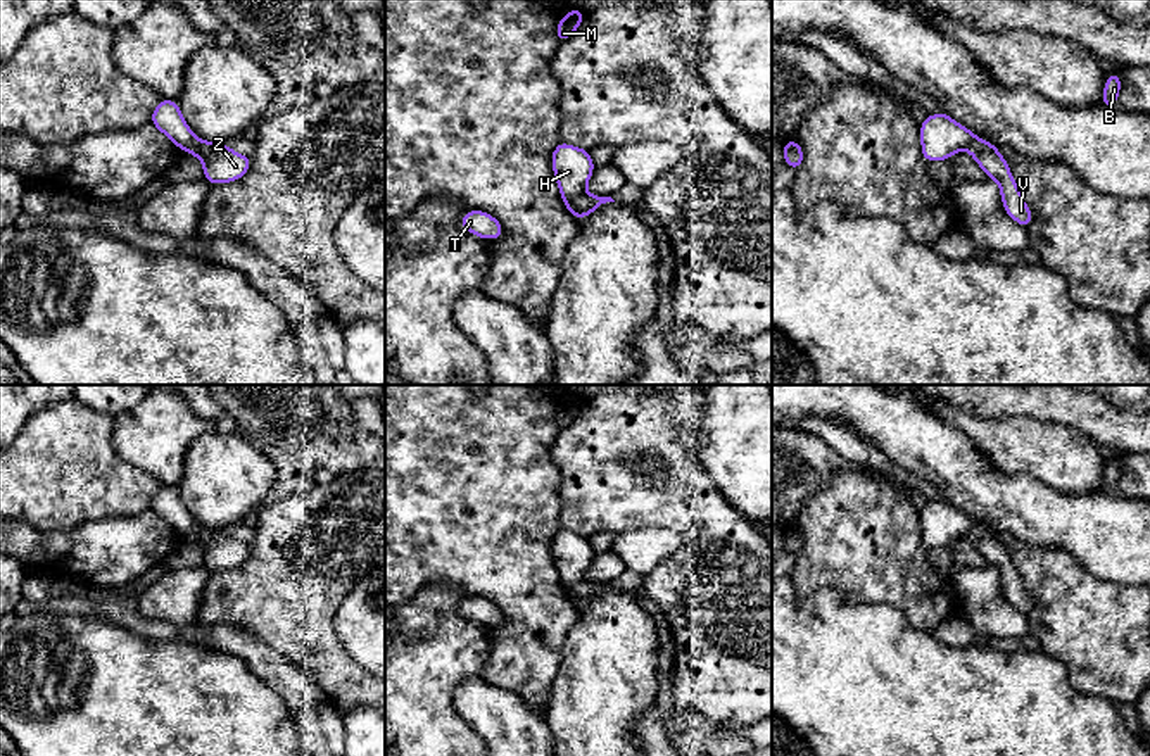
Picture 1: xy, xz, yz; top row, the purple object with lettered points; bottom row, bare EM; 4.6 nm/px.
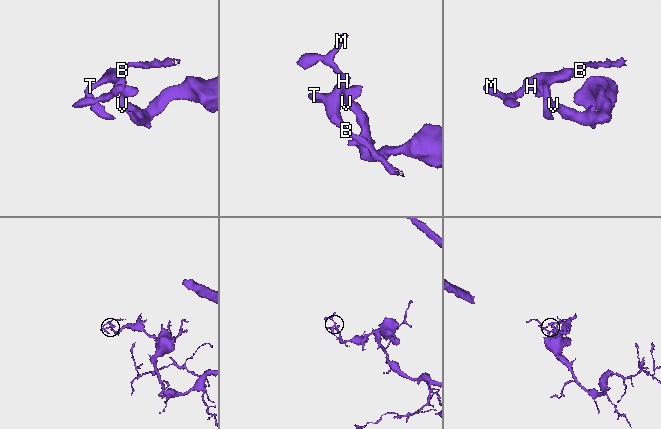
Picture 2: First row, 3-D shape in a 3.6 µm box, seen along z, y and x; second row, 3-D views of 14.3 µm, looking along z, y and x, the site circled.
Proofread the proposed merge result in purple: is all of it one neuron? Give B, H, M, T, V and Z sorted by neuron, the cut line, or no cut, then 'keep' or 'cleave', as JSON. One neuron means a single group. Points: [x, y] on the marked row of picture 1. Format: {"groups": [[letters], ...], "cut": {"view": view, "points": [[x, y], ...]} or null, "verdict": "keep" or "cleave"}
{"groups": [["B", "H", "M", "T"], ["V", "Z"]], "cut": {"view": "xz", "points": [[584, 192], [570, 211]]}, "verdict": "cleave"}

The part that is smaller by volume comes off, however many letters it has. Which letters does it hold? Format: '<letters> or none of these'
B, H, M, T

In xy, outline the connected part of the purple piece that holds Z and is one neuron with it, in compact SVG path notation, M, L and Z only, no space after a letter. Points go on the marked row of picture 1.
M197 138L188 152L202 161L204 180L211 185L240 180L250 167L250 157L240 155L224 143L204 142Z

